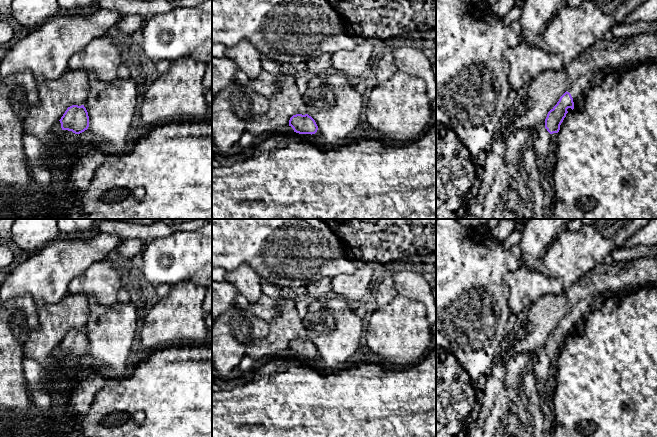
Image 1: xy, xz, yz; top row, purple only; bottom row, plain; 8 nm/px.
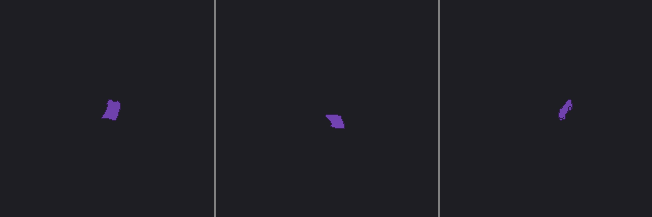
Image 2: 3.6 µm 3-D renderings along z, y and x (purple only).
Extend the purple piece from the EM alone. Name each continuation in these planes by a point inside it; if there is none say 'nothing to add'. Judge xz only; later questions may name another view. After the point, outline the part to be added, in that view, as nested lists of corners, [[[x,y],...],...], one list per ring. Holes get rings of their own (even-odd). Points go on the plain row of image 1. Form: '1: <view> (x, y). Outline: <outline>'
1: xz (308, 361). Outline: [[[289,350],[287,354],[290,356],[293,356],[298,363],[307,364],[307,365],[312,365],[312,364],[318,363],[318,356],[319,356],[318,354],[315,358],[312,358],[312,359],[296,357],[291,350]]]

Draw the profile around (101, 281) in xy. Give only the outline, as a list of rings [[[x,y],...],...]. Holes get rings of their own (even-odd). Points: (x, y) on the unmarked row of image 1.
[[[103,260],[90,265],[69,284],[69,293],[85,294],[103,305],[116,303],[125,289],[126,283],[118,269]]]

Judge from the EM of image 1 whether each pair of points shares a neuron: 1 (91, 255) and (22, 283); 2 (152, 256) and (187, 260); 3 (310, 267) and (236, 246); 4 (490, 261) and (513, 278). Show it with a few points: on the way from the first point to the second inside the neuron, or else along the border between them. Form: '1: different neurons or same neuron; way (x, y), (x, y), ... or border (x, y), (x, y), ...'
1: same neuron; way (74, 255), (59, 261), (45, 275), (39, 276)
2: same neuron; way (161, 251), (171, 251), (178, 256)
3: same neuron; way (292, 249), (289, 246), (254, 246)
4: different neurons; border (522, 264), (503, 277), (508, 288), (508, 296)

